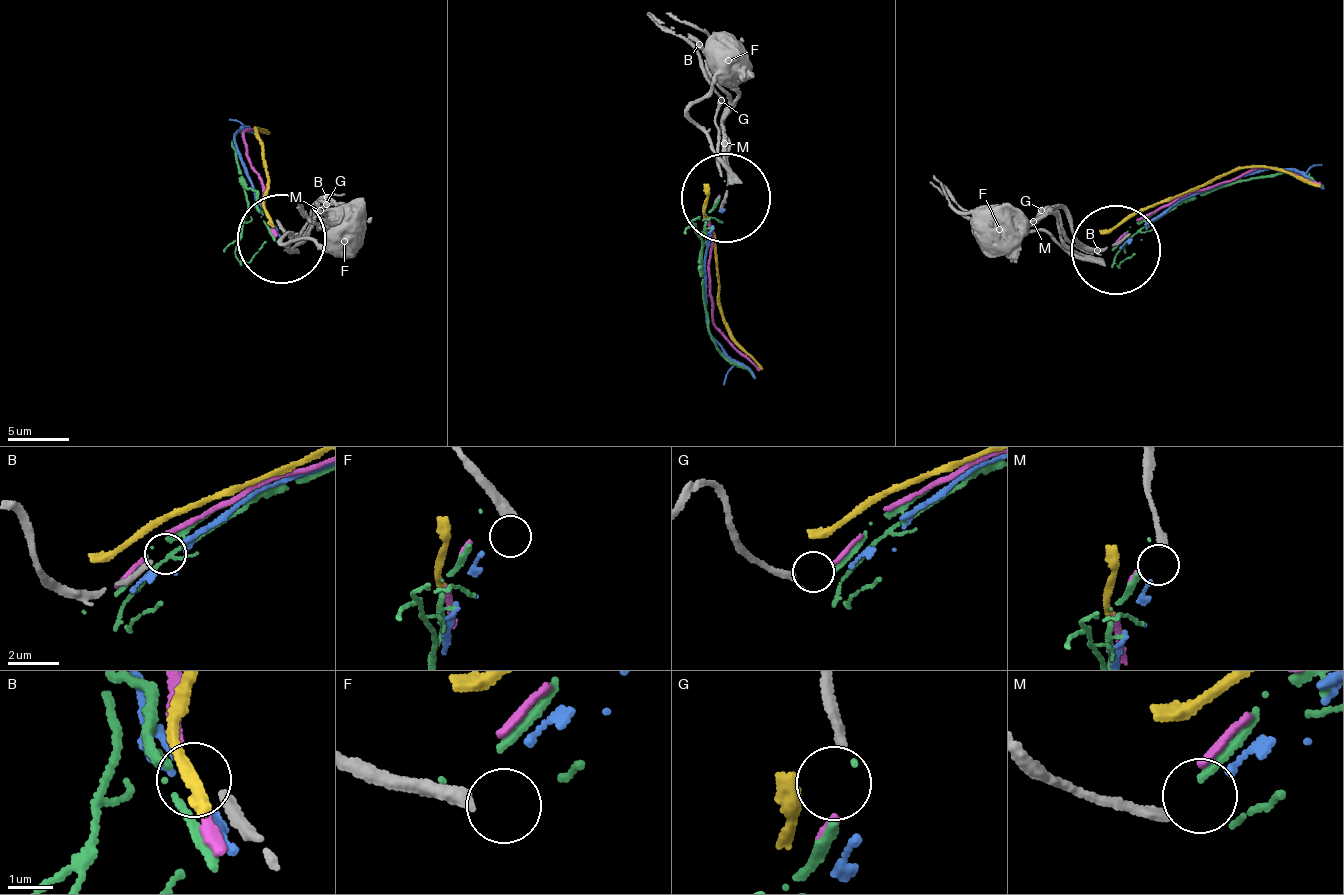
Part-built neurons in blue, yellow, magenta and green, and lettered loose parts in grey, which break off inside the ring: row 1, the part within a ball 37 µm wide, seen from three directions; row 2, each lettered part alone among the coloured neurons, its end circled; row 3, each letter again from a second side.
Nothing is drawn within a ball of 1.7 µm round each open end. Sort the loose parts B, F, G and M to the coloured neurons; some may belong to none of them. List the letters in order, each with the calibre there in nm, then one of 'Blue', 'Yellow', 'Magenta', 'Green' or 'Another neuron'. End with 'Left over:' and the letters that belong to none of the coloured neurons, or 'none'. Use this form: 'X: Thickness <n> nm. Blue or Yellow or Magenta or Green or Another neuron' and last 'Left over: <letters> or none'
B: Thickness 240 nm. Another neuron
F: Thickness 400 nm. Another neuron
G: Thickness 260 nm. Magenta
M: Thickness 240 nm. Blue
Left over: B, F

